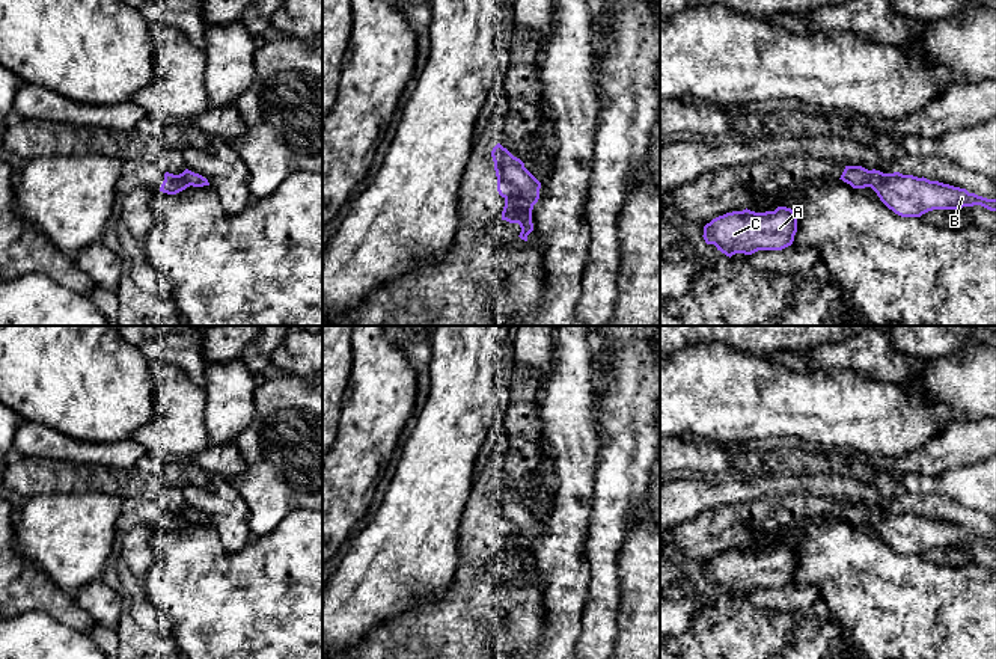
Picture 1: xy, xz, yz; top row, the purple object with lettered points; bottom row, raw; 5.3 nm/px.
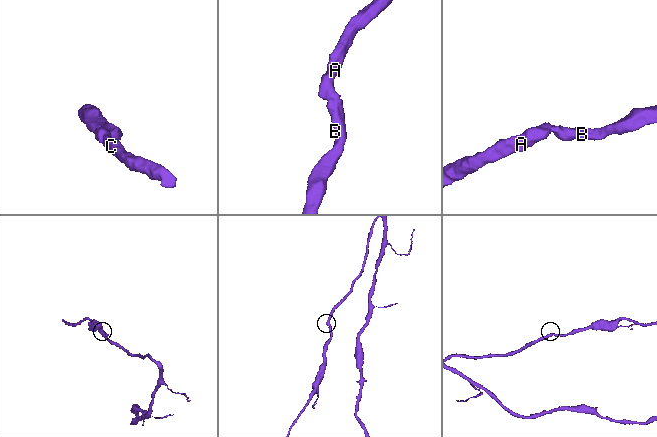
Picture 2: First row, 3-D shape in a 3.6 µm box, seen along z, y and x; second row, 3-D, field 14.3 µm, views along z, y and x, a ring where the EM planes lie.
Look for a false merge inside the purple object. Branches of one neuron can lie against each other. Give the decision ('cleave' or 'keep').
keep

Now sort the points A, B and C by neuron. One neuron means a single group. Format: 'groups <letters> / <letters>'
groups A B C

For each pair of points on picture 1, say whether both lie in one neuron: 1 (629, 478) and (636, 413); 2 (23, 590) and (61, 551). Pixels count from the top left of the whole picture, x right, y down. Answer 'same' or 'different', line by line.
1: same
2: different

